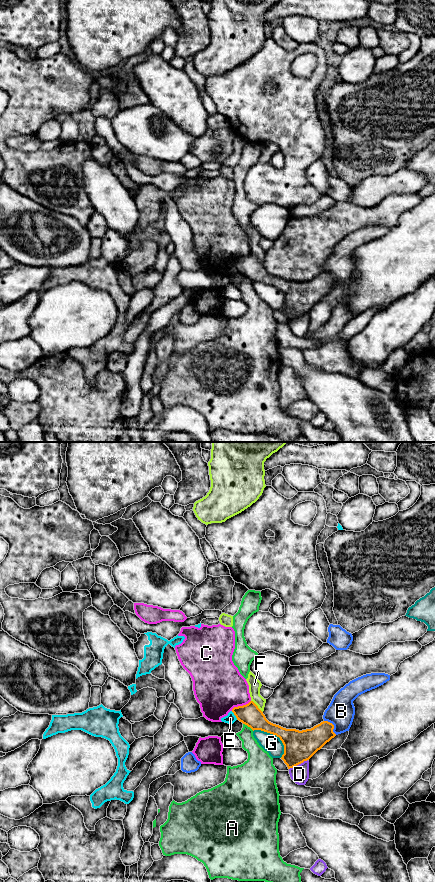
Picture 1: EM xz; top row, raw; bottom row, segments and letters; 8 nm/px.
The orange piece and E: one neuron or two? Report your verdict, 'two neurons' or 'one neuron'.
two neurons

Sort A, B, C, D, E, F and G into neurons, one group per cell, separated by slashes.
A / B / C / D / E / F / G

